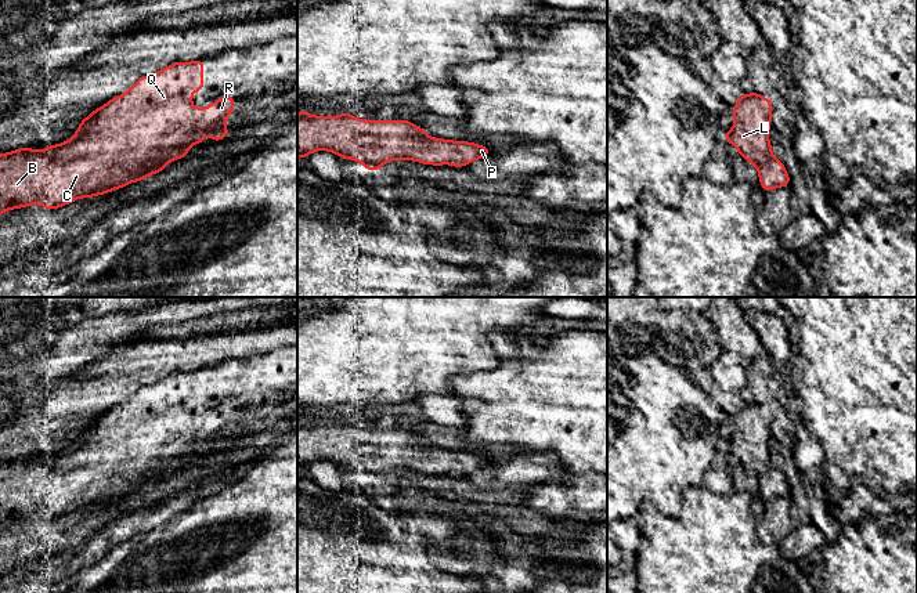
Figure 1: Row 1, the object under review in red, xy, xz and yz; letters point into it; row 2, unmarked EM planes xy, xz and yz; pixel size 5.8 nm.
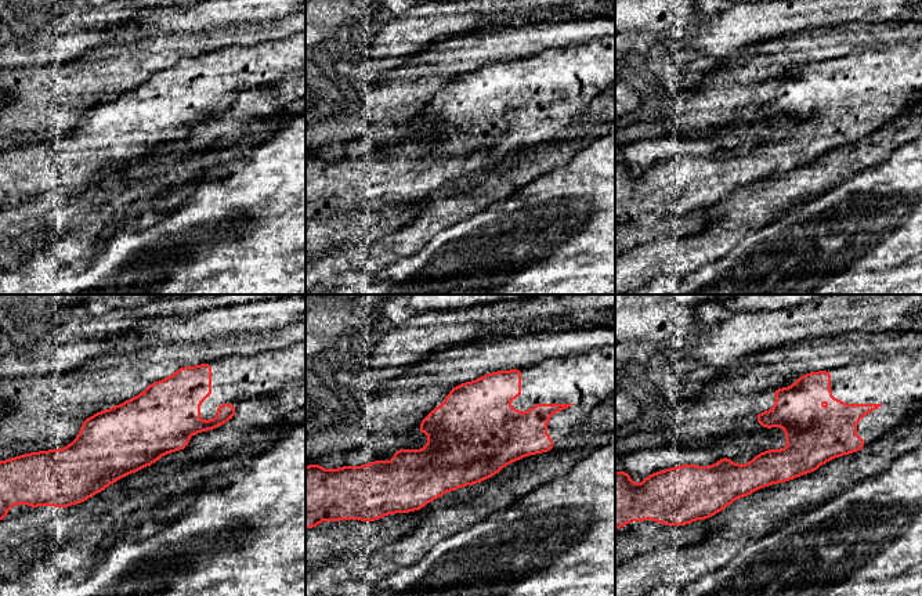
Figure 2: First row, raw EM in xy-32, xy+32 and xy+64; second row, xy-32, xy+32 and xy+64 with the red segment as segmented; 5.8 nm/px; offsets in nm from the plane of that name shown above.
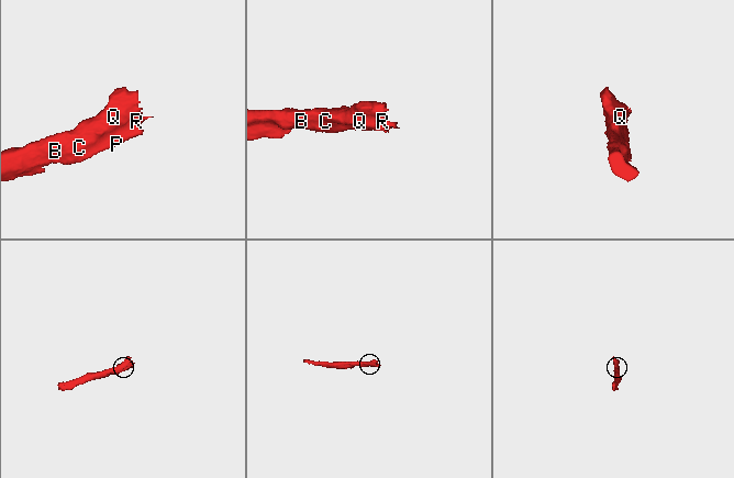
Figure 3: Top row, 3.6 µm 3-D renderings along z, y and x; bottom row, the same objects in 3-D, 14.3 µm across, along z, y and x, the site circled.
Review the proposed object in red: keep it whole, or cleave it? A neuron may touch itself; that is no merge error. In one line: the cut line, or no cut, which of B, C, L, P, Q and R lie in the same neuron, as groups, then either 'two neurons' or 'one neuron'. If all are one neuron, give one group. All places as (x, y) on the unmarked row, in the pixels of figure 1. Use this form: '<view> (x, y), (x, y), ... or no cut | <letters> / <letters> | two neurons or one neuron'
no cut | B C L P Q R | one neuron

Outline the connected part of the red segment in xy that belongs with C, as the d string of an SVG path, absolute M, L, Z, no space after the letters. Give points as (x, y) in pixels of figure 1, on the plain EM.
M196 369L192 372L174 372L162 380L141 386L133 397L130 397L124 404L120 406L113 406L111 411L108 411L105 415L100 416L87 427L79 433L79 438L76 440L75 445L58 455L47 455L44 460L36 460L32 458L19 458L12 462L1 463L0 464L0 525L6 520L14 520L18 517L26 517L33 513L37 513L40 516L44 516L46 518L59 518L64 514L72 513L77 510L79 507L93 507L95 505L104 505L118 498L124 498L126 493L136 492L140 489L145 489L149 484L156 484L162 481L167 473L181 469L188 464L188 459L199 452L205 455L206 452L202 451L205 445L212 445L213 451L220 451L223 448L228 449L230 440L224 435L225 430L230 427L235 409L234 406L221 406L216 412L210 412L207 417L194 417L192 416L192 402L194 401L202 401L203 399L203 369Z

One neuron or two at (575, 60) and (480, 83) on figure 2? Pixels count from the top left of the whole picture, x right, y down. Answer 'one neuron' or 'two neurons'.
one neuron

